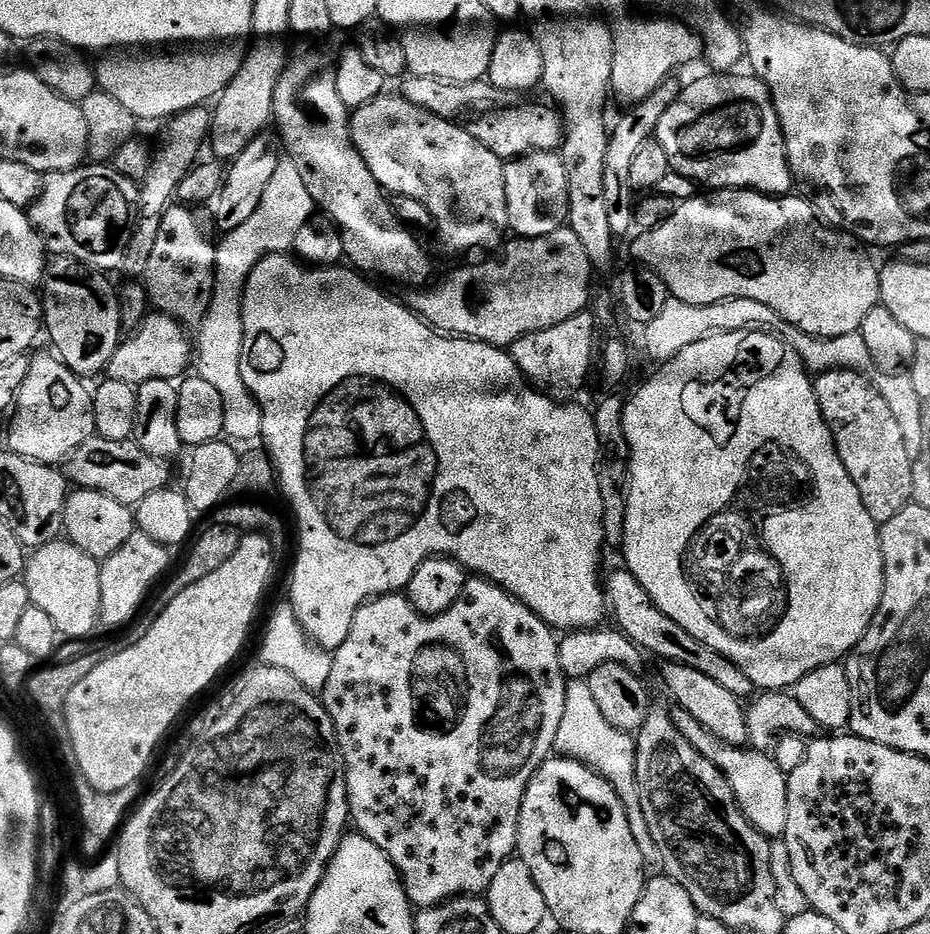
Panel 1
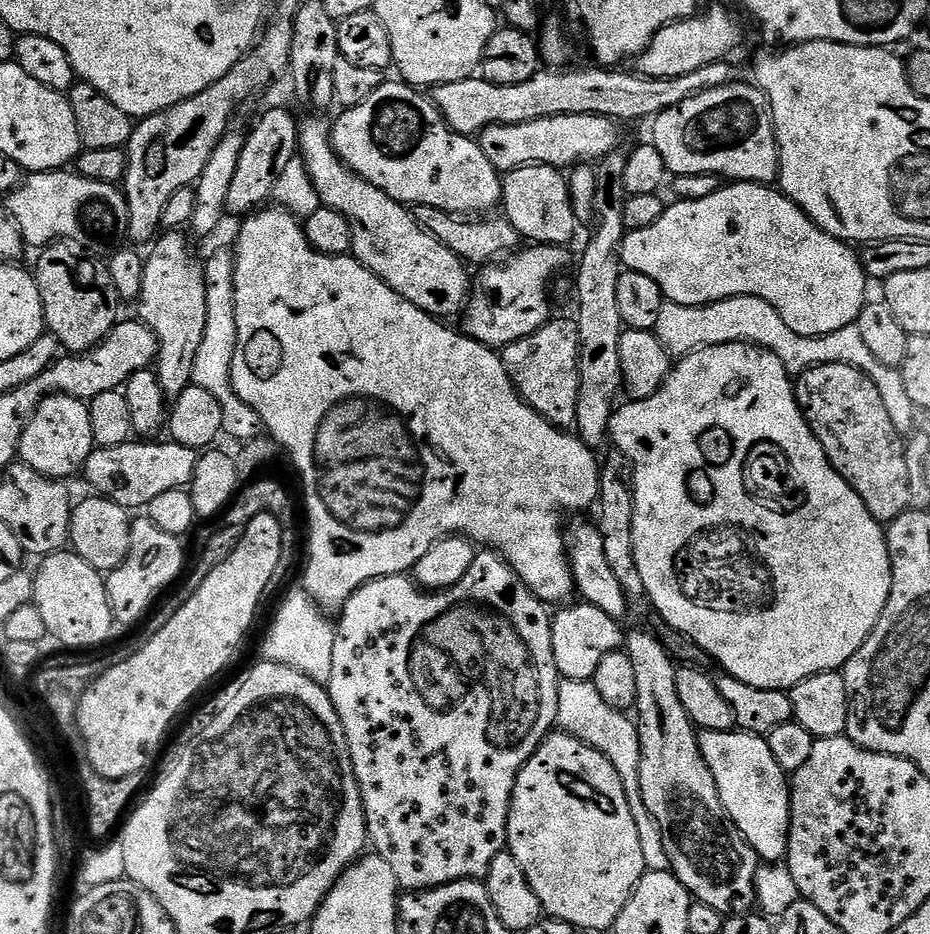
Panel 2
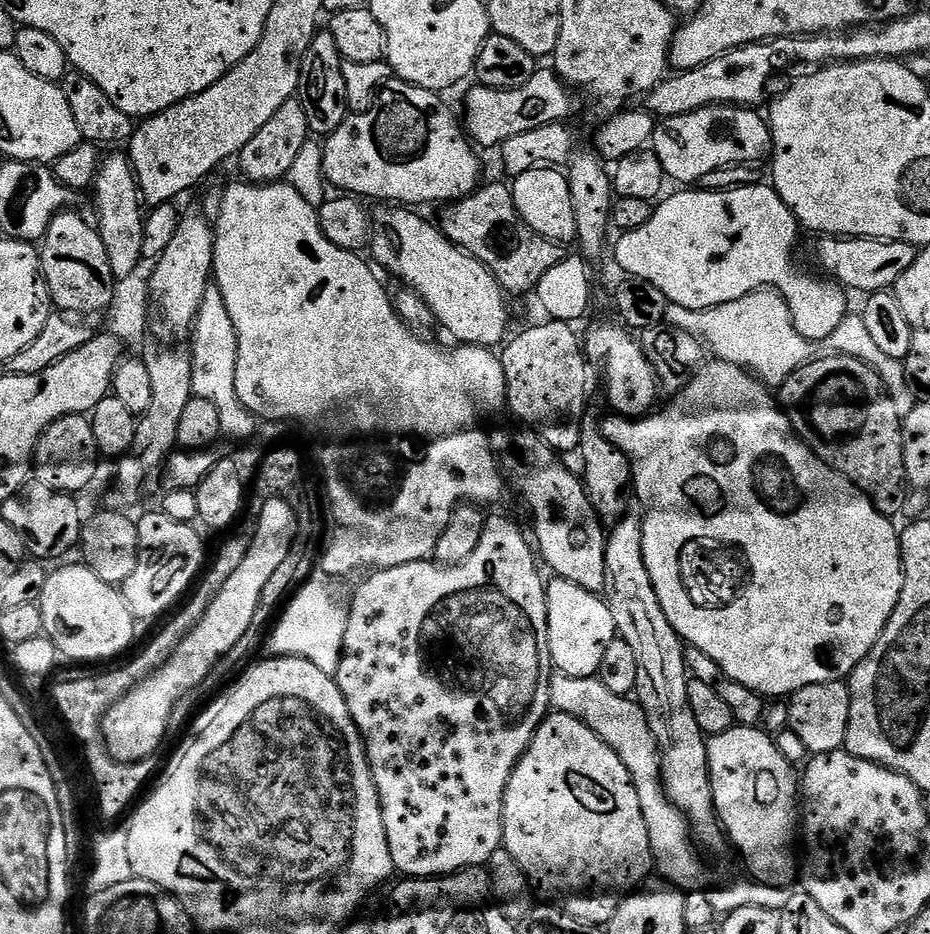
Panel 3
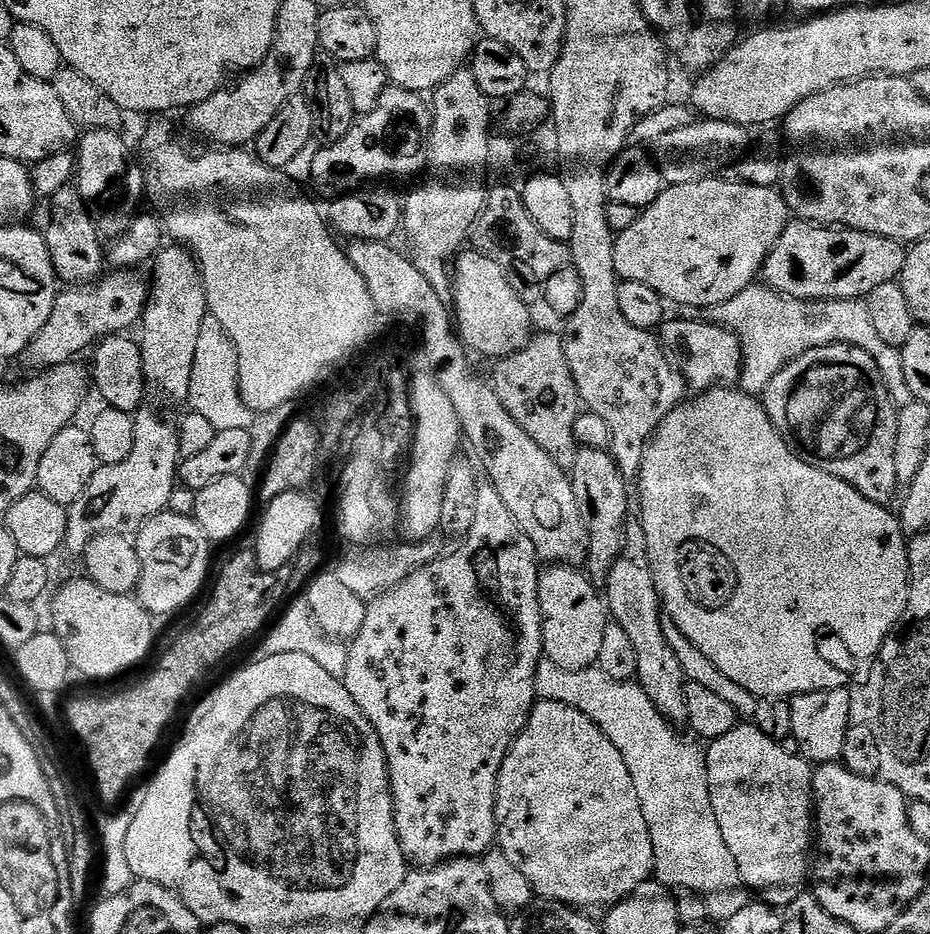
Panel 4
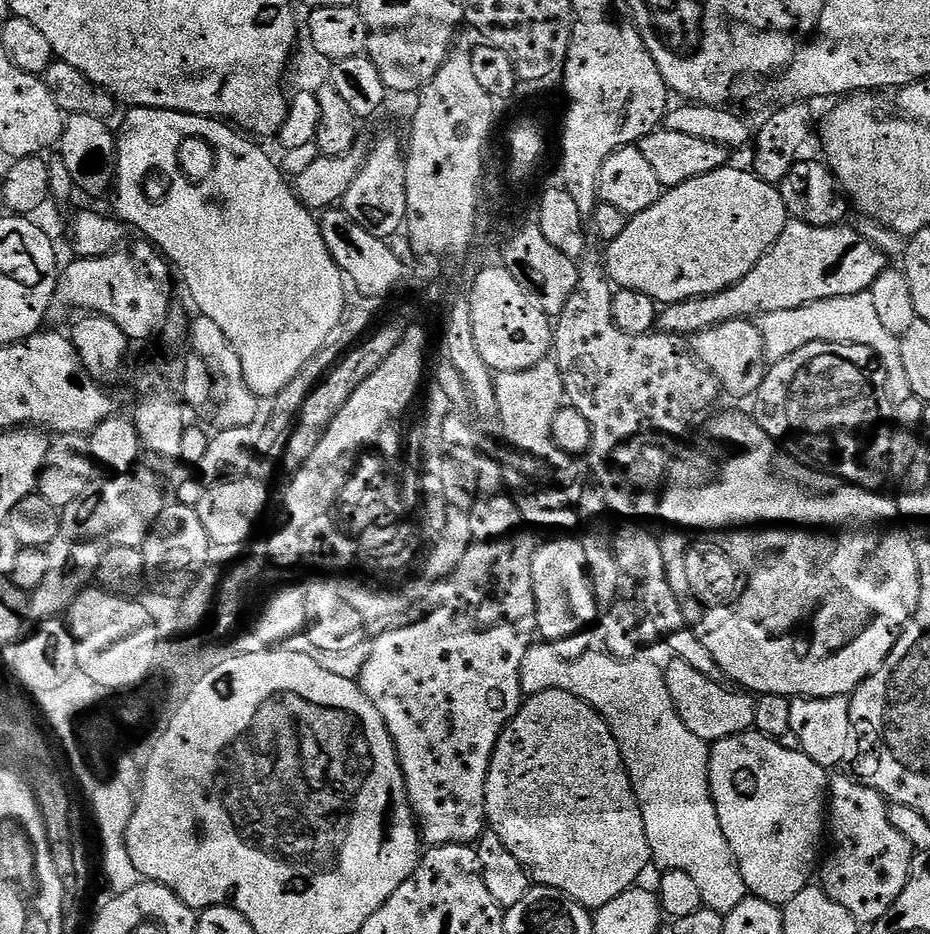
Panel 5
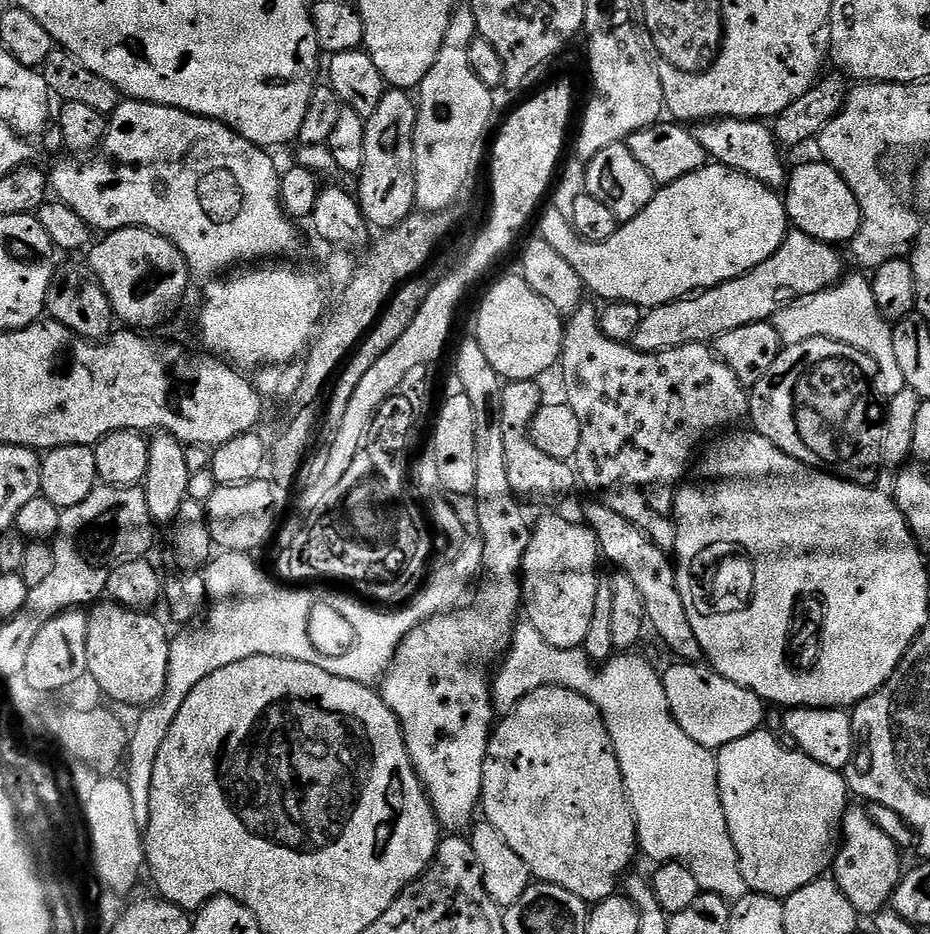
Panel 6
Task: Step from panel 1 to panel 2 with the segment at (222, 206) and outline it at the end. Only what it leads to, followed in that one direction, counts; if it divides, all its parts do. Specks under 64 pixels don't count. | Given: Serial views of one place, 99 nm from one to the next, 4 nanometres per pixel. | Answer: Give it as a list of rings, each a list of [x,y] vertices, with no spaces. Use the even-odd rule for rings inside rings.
[[[272,108],[248,132],[242,146],[242,158],[238,161],[238,170],[234,174],[234,183],[230,185],[230,194],[226,194],[227,211],[239,218],[247,217],[263,209],[272,200],[272,191],[291,160],[297,159],[300,142],[300,129],[297,117],[292,117],[284,108]]]

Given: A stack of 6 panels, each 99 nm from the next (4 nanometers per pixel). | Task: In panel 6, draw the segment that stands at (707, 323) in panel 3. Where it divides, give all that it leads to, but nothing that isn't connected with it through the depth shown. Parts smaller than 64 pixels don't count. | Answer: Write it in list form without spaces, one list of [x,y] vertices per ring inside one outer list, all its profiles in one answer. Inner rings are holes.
[[[845,275],[833,288],[785,304],[776,312],[774,323],[781,345],[784,346],[821,336],[862,350],[877,366],[885,397],[896,396],[905,388],[902,370],[898,367],[898,357],[894,354],[893,325],[878,310],[878,302],[874,302],[874,290],[867,275]]]

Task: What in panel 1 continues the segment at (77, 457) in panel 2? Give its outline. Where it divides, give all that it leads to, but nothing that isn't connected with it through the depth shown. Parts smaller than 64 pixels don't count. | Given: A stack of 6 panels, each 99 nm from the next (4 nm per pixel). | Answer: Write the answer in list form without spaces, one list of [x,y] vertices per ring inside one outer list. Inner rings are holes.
[[[51,351],[40,352],[30,359],[26,382],[11,409],[12,425],[8,428],[7,451],[39,464],[60,466],[90,437],[96,435],[92,392],[85,381],[75,376]]]

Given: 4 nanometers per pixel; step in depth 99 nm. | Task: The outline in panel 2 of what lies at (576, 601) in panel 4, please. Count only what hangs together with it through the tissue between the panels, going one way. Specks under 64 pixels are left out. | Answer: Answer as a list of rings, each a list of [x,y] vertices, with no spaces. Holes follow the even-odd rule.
[[[583,602],[575,603],[569,603],[567,606],[561,607],[557,611],[561,612],[558,614],[555,613],[552,622],[552,645],[554,646],[556,670],[566,680],[583,680],[591,677],[592,673],[596,670],[596,663],[604,657],[605,652],[617,651],[626,640],[625,633],[623,631],[620,633],[621,625],[617,620],[610,618],[606,614],[602,614],[602,610],[598,610],[594,606]]]

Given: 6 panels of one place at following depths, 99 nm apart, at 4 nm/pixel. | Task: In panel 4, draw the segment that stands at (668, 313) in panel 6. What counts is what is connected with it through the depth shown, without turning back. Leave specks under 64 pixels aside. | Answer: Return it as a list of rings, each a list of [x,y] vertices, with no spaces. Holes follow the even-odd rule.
[[[793,219],[772,247],[762,269],[762,280],[782,296],[792,296],[805,302],[830,300],[864,300],[878,286],[899,281],[900,272],[908,257],[905,245],[899,240],[882,238],[878,234],[859,232],[853,228],[814,224],[810,220]]]

